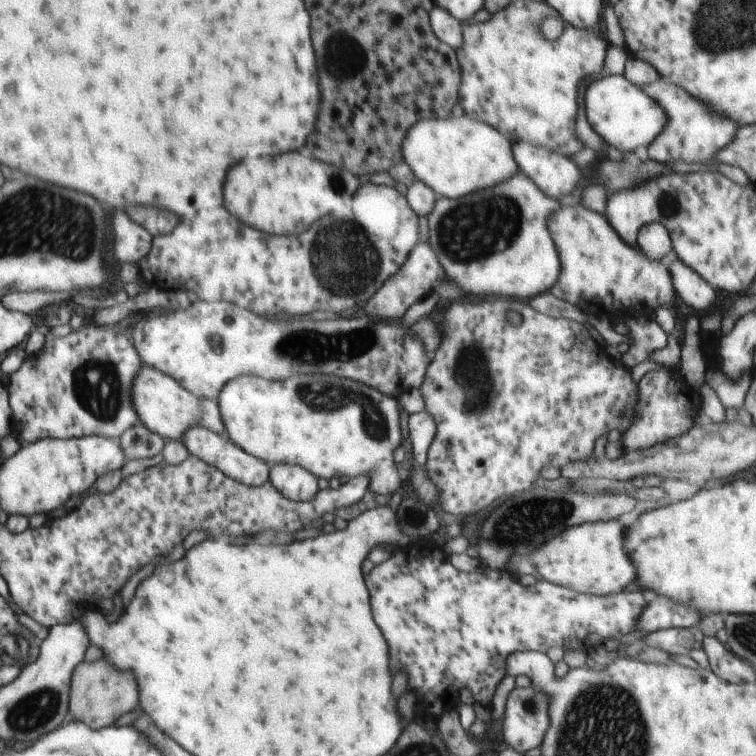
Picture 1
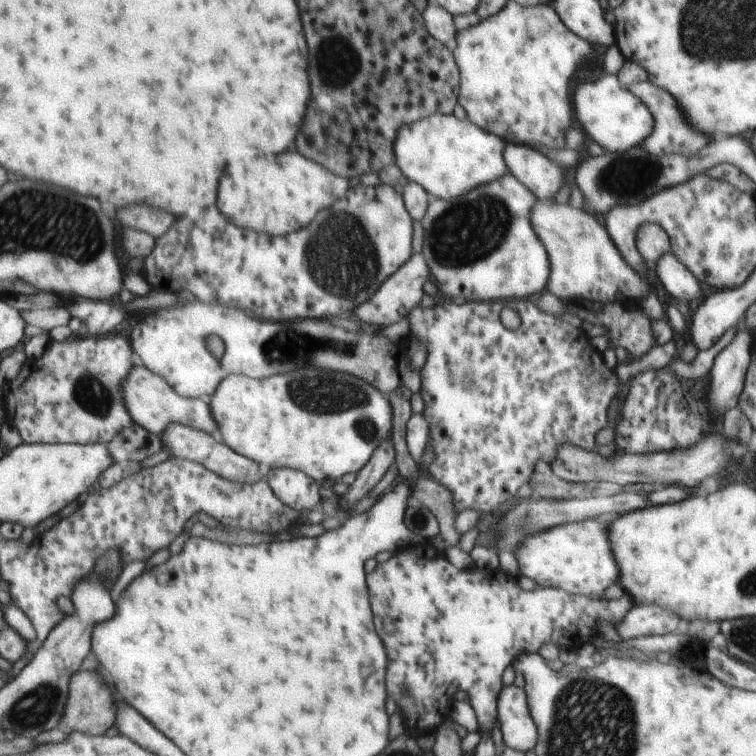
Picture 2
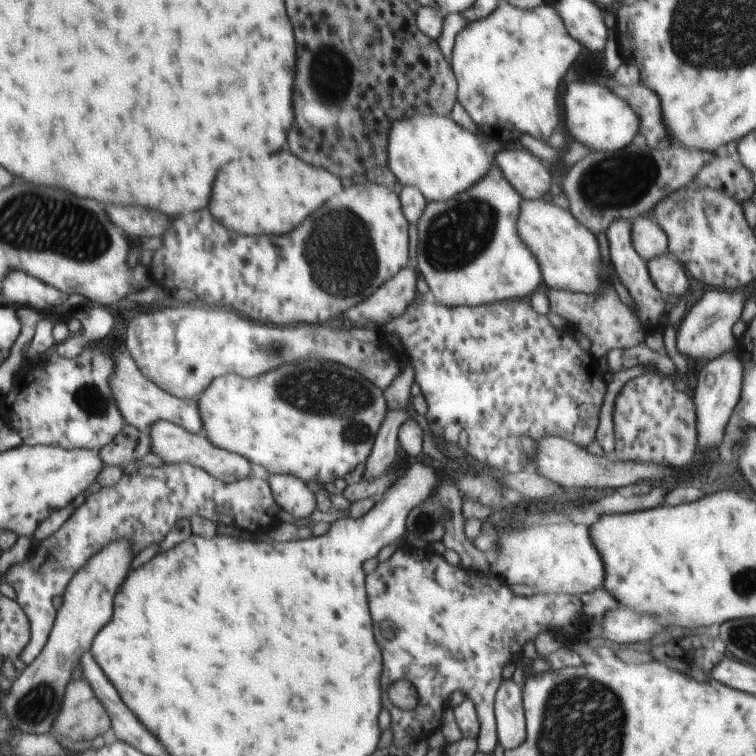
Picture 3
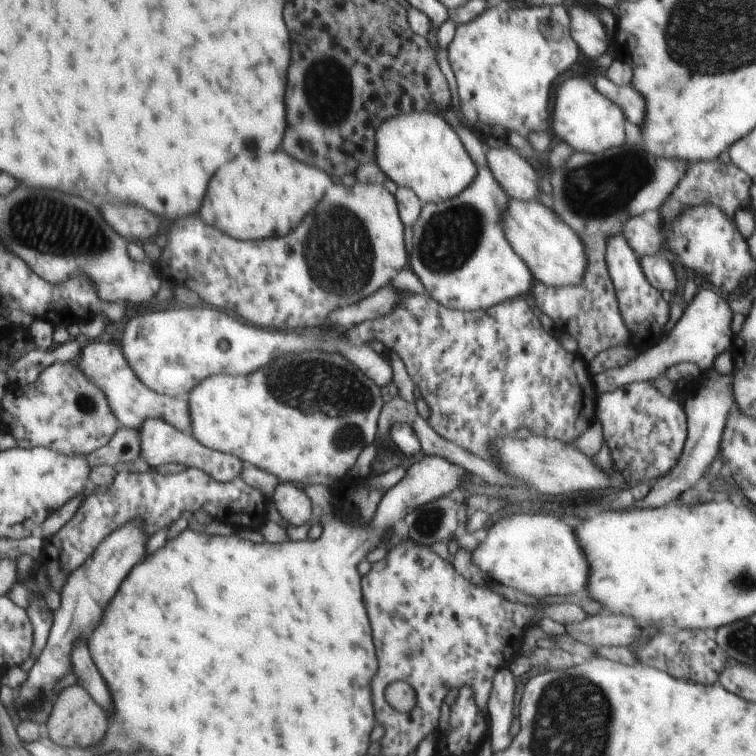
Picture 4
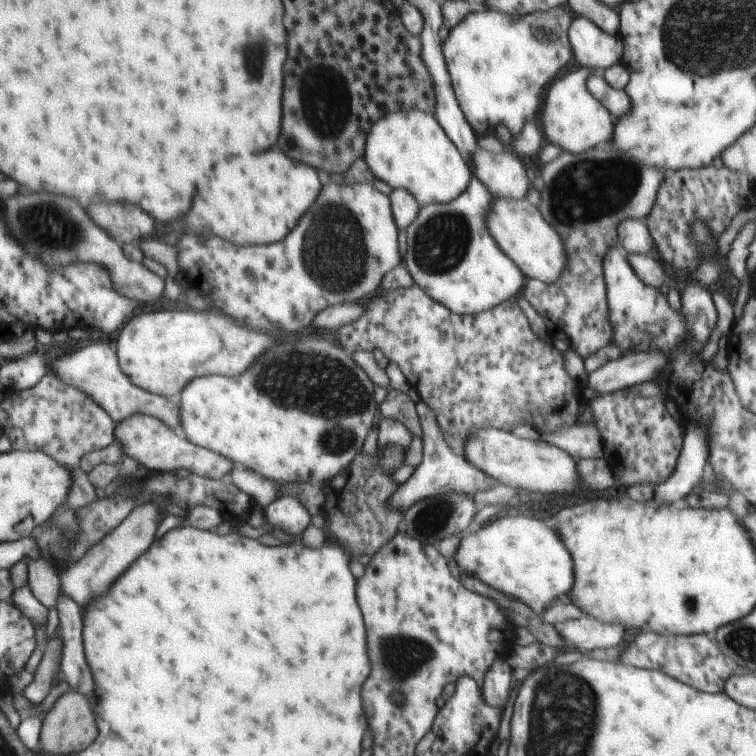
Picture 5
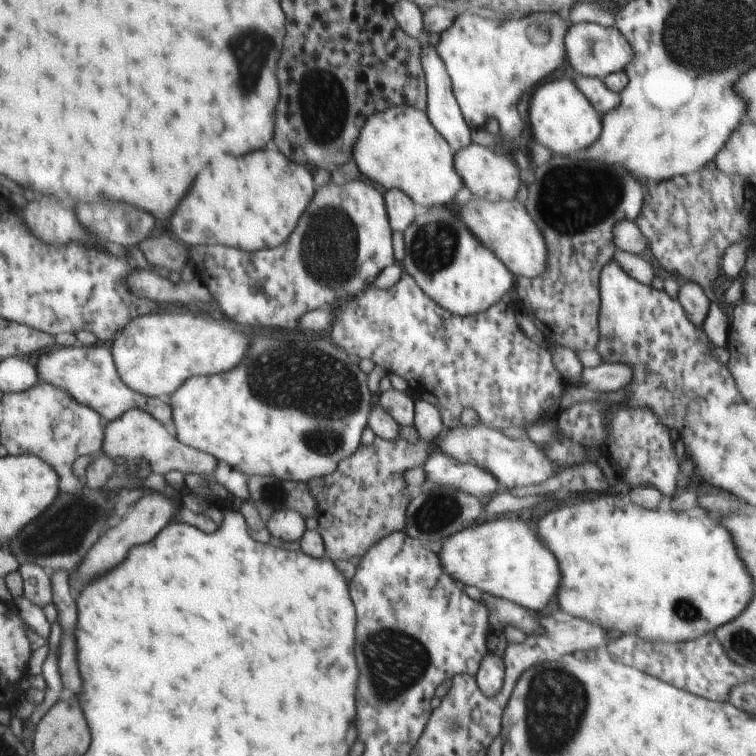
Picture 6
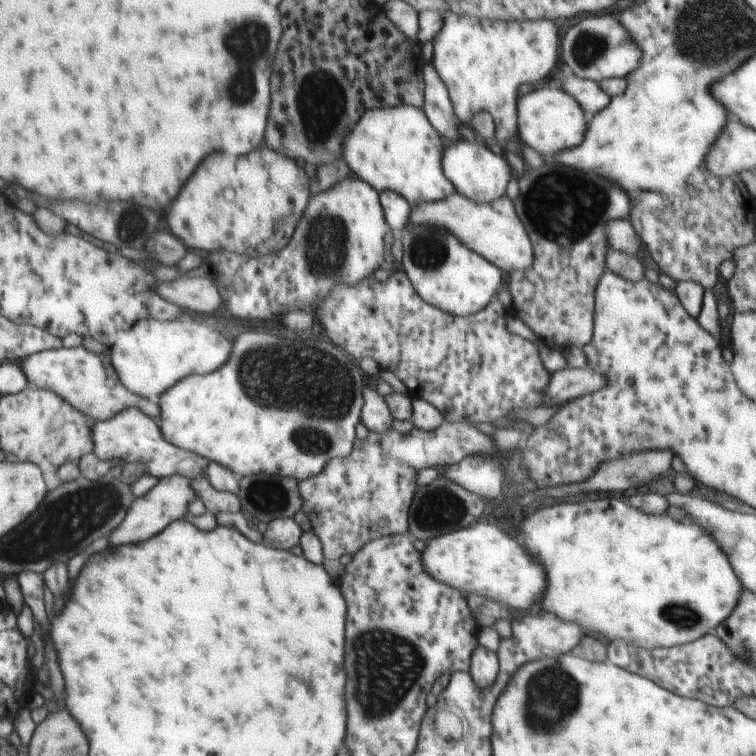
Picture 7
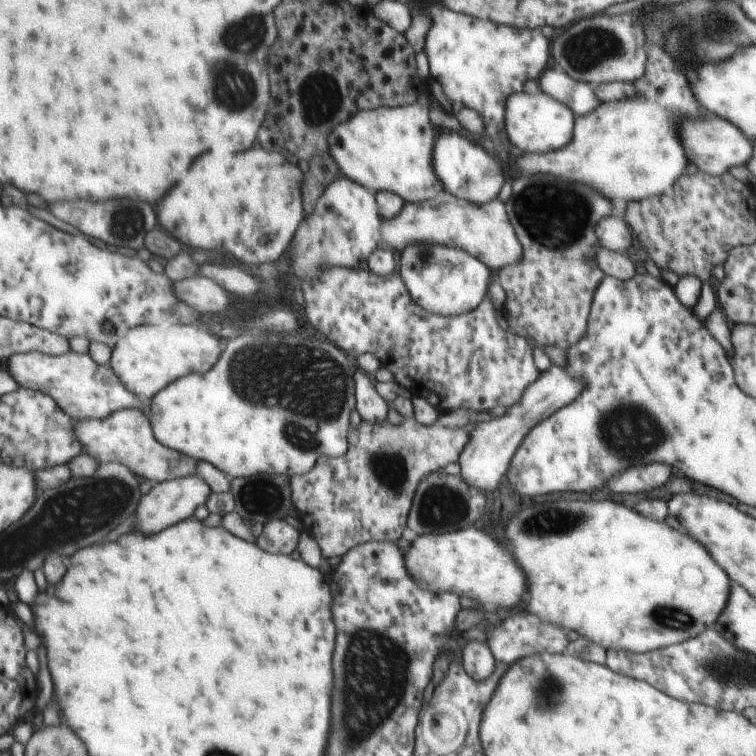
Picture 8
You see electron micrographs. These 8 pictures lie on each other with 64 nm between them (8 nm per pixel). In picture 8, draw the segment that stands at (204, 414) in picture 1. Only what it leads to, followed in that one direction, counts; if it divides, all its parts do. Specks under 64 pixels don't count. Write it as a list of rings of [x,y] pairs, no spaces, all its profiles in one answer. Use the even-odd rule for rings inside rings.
[[[71,350],[62,356],[48,356],[36,351],[12,354],[5,367],[2,370],[8,370],[20,388],[51,395],[75,421],[108,418],[120,409],[138,407],[135,396],[120,382],[113,369],[96,364],[88,353],[78,354]]]

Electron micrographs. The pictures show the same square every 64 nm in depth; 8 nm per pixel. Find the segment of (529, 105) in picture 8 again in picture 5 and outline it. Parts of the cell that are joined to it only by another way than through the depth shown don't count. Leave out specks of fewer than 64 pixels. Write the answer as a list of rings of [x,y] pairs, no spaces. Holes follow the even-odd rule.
[[[592,66],[580,67],[579,70],[566,74],[564,78],[558,78],[550,86],[542,112],[546,142],[555,144],[554,146],[560,147],[565,153],[572,154],[589,152],[613,142],[617,117],[612,115],[609,108],[599,102],[587,88],[587,81],[591,75],[604,78],[604,72],[604,69],[594,69]]]

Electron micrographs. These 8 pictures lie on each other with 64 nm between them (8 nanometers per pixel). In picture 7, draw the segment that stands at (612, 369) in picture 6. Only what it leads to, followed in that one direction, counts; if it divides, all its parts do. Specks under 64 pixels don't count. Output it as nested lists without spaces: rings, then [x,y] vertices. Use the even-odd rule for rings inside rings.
[[[581,367],[551,372],[550,382],[544,388],[542,406],[562,406],[570,400],[602,390],[608,384],[608,378],[600,372]]]

